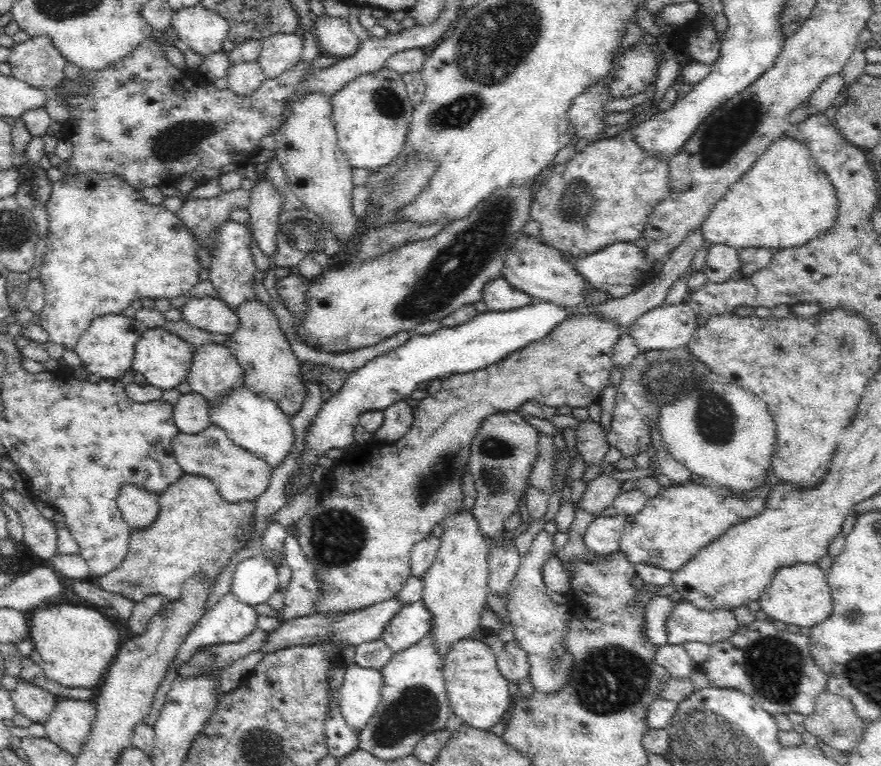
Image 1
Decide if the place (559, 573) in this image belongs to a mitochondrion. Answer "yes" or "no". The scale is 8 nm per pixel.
no

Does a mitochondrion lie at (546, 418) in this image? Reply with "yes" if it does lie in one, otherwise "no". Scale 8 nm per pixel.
no

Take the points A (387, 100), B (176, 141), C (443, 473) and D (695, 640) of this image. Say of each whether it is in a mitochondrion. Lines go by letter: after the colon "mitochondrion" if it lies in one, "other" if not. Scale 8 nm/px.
A: mitochondrion
B: mitochondrion
C: mitochondrion
D: other

